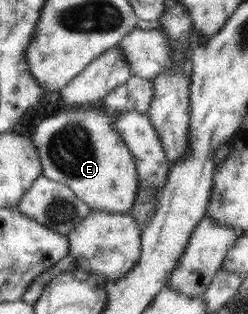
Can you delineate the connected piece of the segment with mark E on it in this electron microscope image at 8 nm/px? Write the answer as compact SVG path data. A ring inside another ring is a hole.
M100 103L59 112L45 118L31 137L41 160L42 175L66 184L89 208L106 213L127 213L138 188L137 167L125 142L114 127L116 111Z

